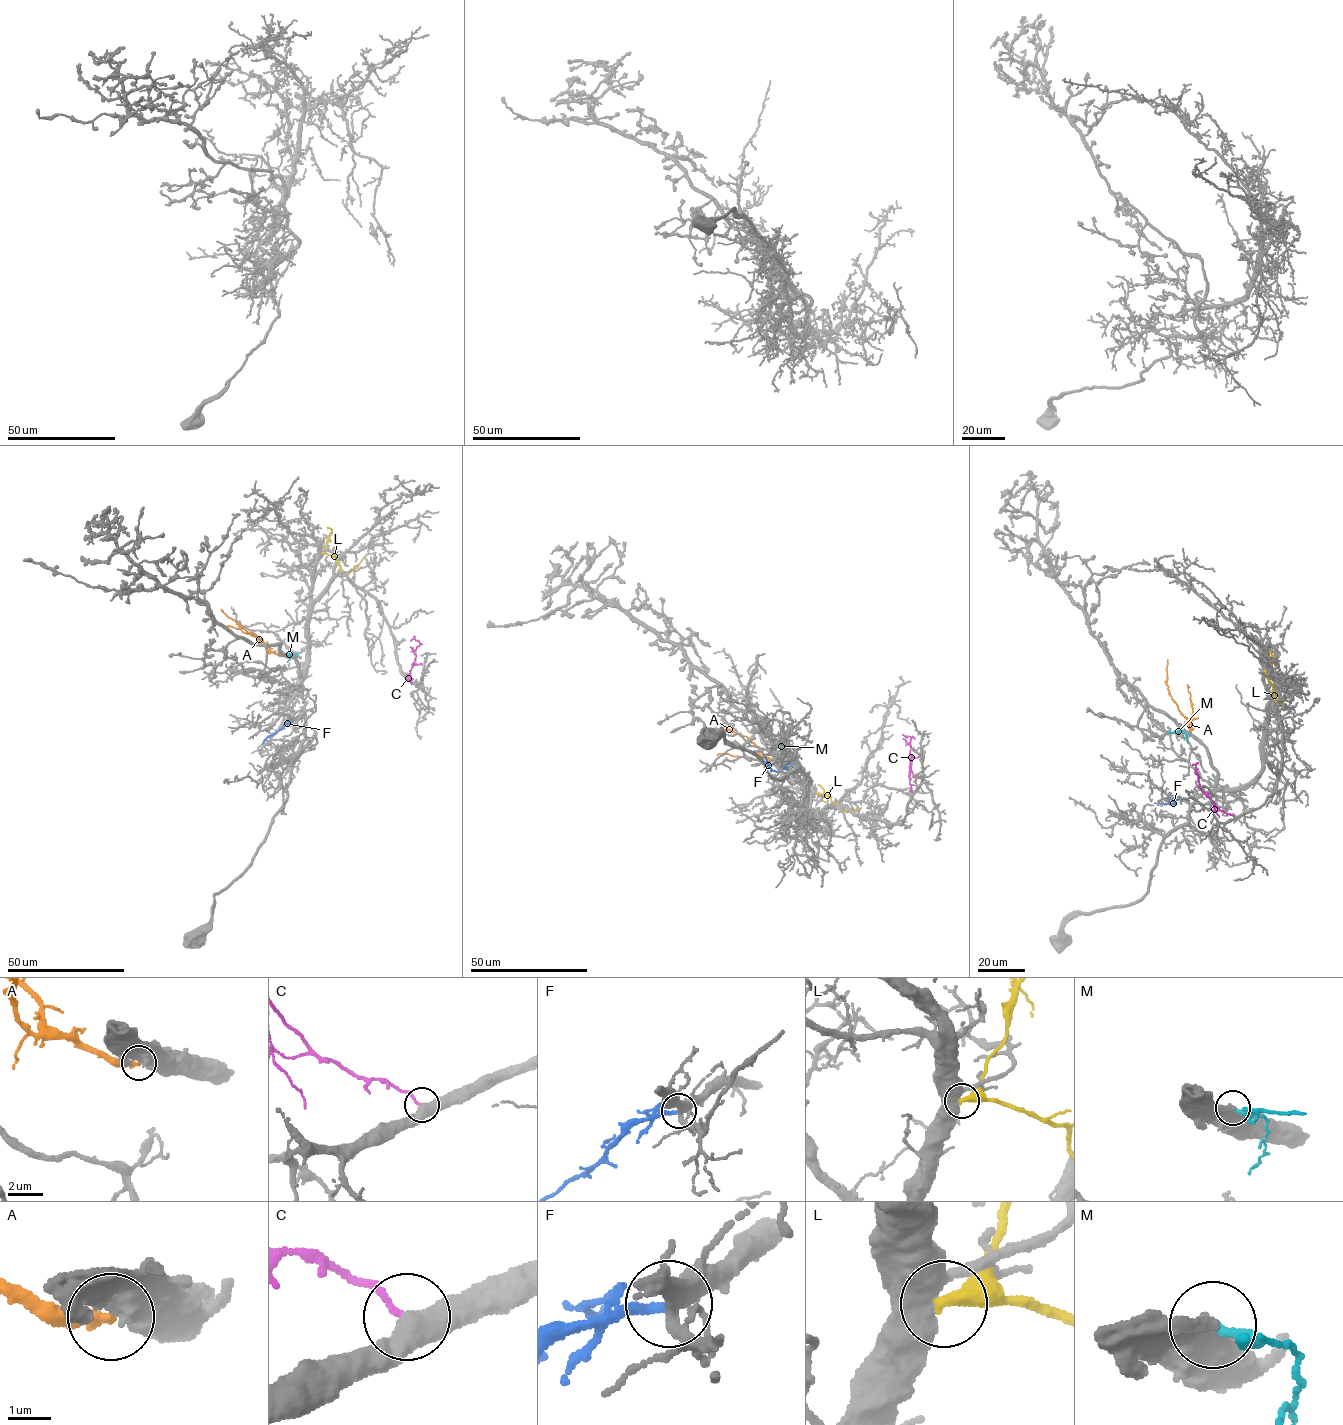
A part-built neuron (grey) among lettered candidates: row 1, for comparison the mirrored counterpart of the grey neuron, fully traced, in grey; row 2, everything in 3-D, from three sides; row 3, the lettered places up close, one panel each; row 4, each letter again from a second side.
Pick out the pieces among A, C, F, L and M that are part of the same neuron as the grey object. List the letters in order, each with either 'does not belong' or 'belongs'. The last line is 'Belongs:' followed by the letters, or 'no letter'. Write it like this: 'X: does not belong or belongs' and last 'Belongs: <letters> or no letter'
A: does not belong
C: does not belong
F: belongs
L: does not belong
M: does not belong
Belongs: F

